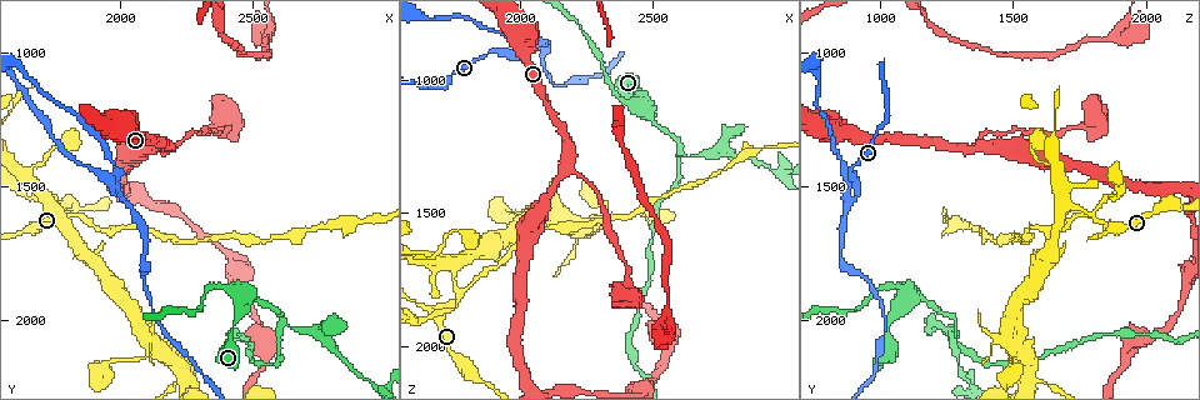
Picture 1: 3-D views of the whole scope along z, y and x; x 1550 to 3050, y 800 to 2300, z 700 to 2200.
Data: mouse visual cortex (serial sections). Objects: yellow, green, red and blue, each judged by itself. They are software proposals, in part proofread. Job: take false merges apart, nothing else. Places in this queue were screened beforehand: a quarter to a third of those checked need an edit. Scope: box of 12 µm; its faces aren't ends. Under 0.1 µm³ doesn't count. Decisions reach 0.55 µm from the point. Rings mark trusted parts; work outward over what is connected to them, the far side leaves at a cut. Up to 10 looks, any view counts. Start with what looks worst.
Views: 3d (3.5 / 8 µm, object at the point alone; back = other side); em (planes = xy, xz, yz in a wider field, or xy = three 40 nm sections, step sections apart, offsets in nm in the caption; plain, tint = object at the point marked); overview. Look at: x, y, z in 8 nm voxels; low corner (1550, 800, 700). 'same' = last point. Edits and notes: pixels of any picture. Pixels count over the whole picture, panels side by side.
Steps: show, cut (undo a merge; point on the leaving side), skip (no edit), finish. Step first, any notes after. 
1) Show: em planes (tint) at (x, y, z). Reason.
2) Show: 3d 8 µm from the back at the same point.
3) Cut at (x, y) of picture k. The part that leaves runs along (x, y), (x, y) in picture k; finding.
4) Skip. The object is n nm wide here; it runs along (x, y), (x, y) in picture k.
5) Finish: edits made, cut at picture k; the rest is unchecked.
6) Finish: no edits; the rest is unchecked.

Show: 3d 8 µm from the back at (1790, 1620, 1790). Thick turns thin.

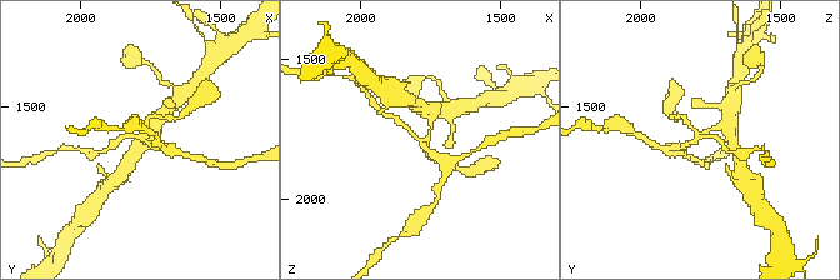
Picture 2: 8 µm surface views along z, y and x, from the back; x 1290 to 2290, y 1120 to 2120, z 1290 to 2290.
Show: 3d 3.5 µm at (1780, 1620, 1800). Zoom in.

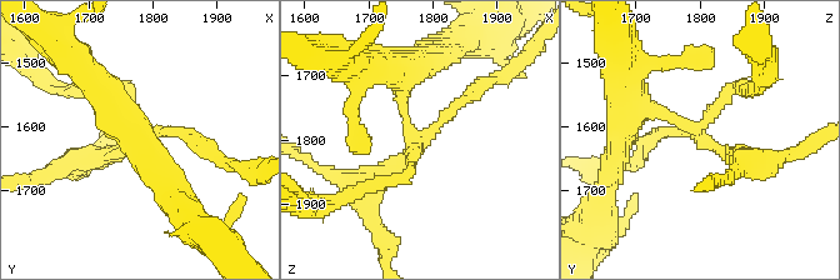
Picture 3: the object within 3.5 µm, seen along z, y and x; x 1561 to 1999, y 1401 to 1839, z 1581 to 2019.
Show: em xy step 2 (tint) at (1790, 1615, 1800).

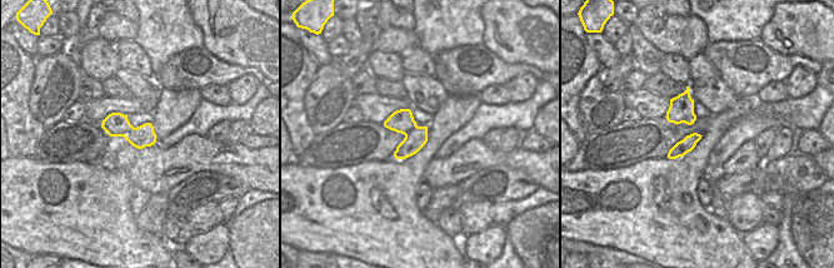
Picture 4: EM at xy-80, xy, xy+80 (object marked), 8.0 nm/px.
Skip. 4 arms meet here; the arms are 150, 200, 200, 250 nm wide; it runs along (749, 158), (660, 111), (634, 111) in picture 3; continuous, no second cell.

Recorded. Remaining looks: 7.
Show: 3d 3.5 µm from the back at (1950, 1460, 900). A fork.

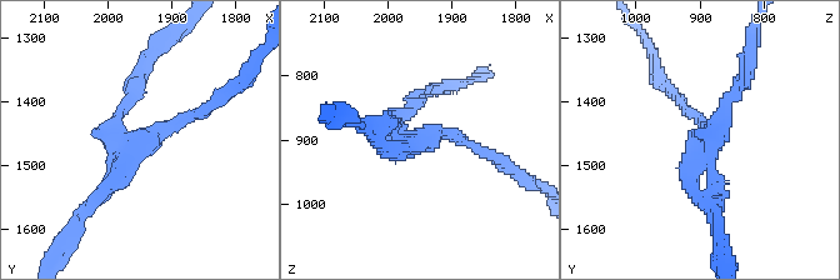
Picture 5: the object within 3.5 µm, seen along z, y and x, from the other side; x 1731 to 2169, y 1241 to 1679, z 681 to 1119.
Show: em xy step 3 (tint) at (1950, 1465, 905). Need the tissue.

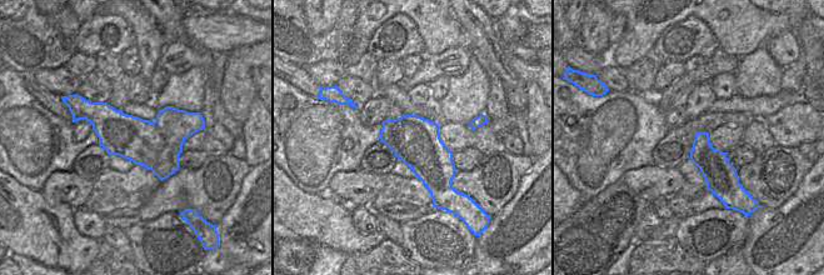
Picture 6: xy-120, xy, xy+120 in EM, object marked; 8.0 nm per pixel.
Cut at (410, 103) of picture 5. The part that leaves runs along (398, 131), (413, 103), (443, 86) in picture 5; a second cell is stuck on.

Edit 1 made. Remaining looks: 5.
Show: overview.

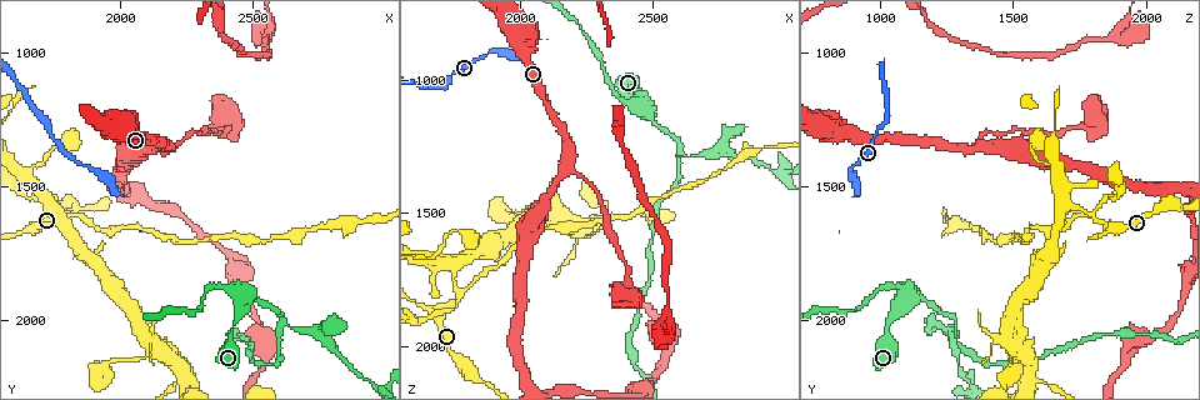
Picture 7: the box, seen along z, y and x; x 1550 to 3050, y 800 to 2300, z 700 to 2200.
Show: 3d 3.5 µm at (2470, 1920, 1090). Arms part here.

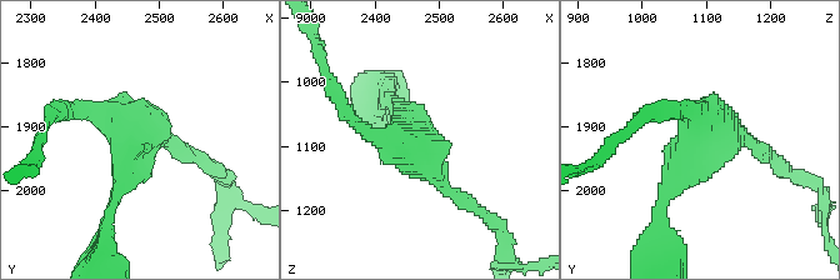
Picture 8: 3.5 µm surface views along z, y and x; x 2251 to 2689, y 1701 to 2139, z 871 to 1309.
Show: em xy step 3 (tint) at (2460, 1915, 1090). 3 arms meet here; the arms are 200, 200, 200 nm wide.

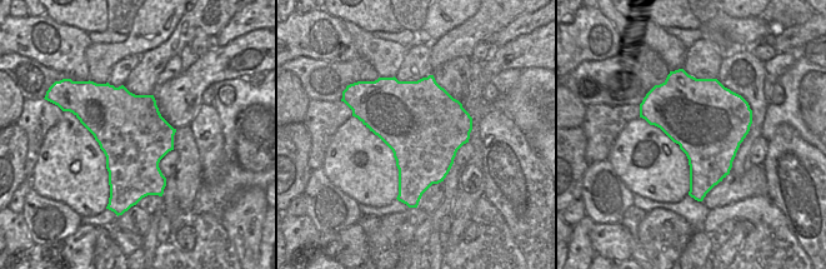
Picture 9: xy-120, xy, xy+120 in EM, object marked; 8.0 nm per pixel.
Show: em xy step 2 (tint) at the same point. Another direction.

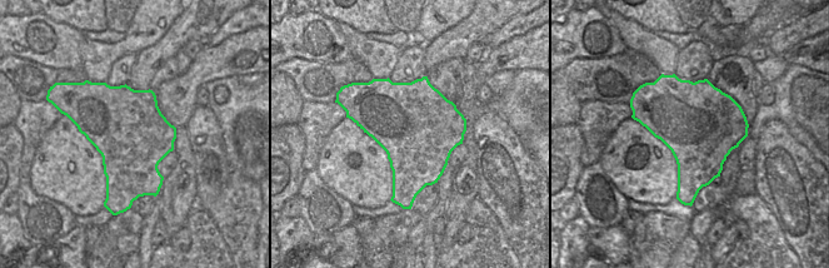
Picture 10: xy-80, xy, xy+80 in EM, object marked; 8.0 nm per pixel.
Skip. It runs along (394, 96), (424, 160), (459, 199) in picture 8; continuous, no second cell.

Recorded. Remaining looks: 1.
Finish: edits made, cut at picture 5; the rest is unchecked.

